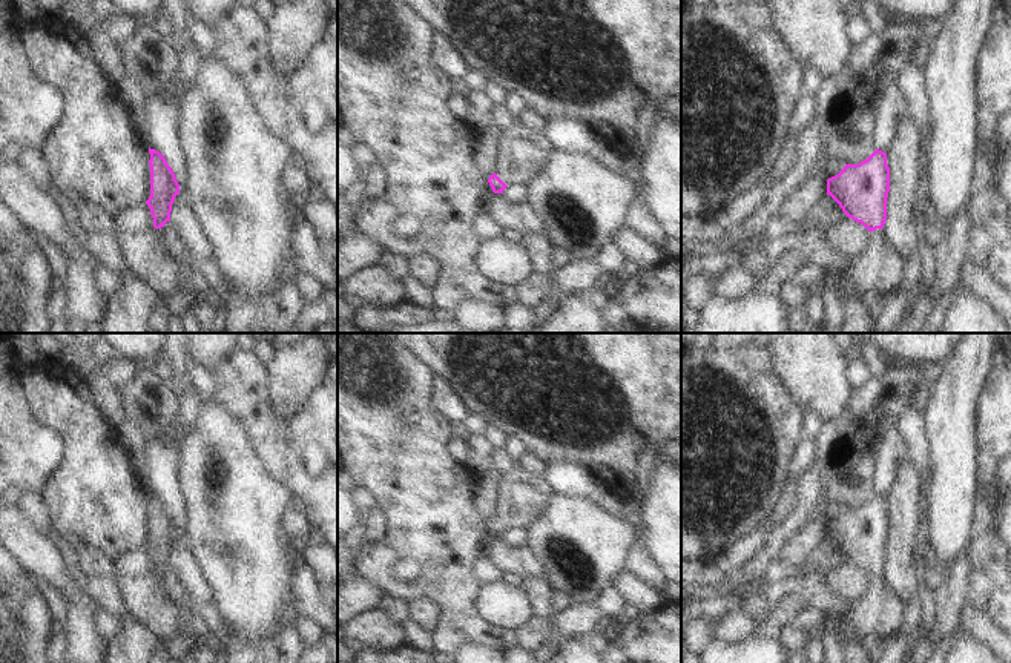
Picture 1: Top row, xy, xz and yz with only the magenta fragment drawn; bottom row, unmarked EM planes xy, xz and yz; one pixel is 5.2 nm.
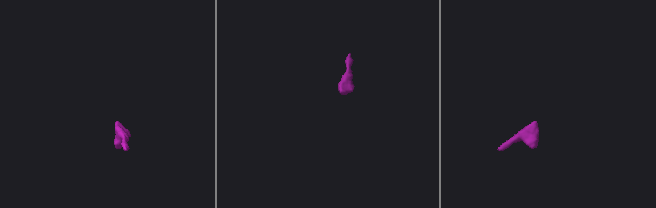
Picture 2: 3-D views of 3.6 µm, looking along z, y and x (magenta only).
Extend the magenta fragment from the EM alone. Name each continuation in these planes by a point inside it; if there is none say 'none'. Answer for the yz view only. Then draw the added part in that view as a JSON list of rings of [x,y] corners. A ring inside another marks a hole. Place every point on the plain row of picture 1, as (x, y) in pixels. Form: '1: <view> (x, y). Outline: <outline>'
1: yz (881, 608). Outline: [[[884,572],[870,576],[865,594],[851,603],[851,612],[844,618],[851,629],[864,640],[867,635],[878,638],[893,631],[905,614],[904,597],[885,580]]]

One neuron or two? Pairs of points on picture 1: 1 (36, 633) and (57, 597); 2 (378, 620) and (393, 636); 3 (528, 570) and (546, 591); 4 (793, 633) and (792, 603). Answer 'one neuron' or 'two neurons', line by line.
1: two neurons
2: one neuron
3: two neurons
4: two neurons

